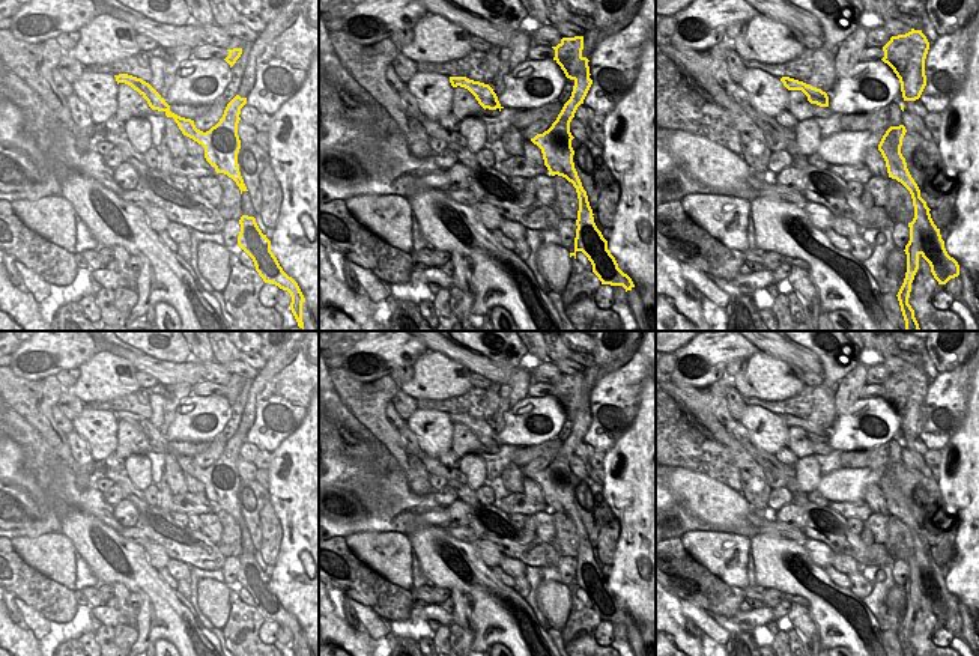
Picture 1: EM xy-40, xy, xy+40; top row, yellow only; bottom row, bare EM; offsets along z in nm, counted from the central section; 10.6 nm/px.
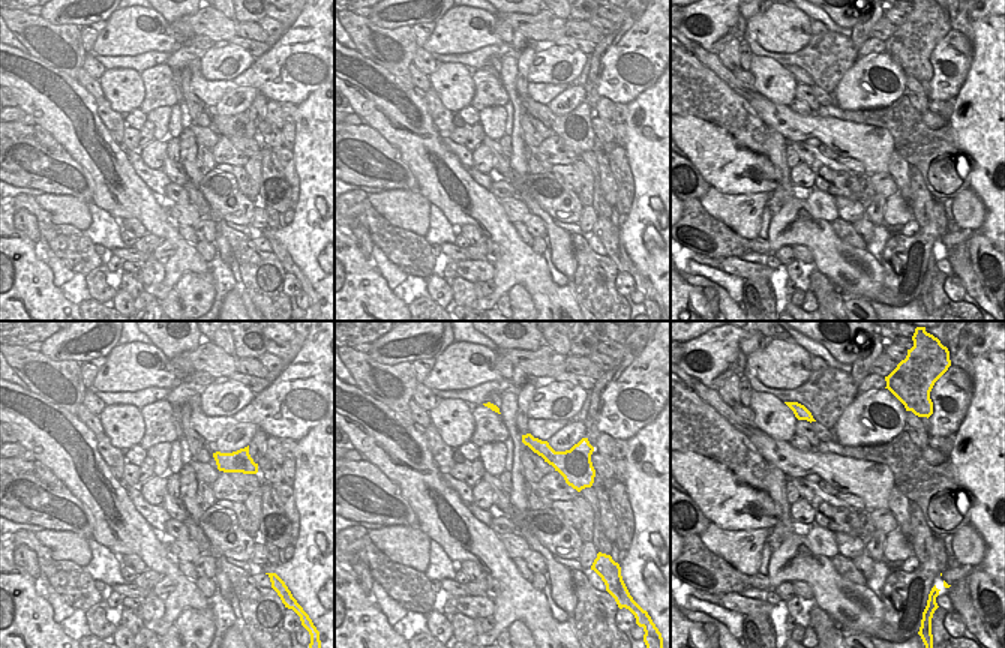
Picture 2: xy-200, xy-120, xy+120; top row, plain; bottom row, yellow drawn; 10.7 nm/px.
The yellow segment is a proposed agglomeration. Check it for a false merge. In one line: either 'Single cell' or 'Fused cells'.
Fused cells.

